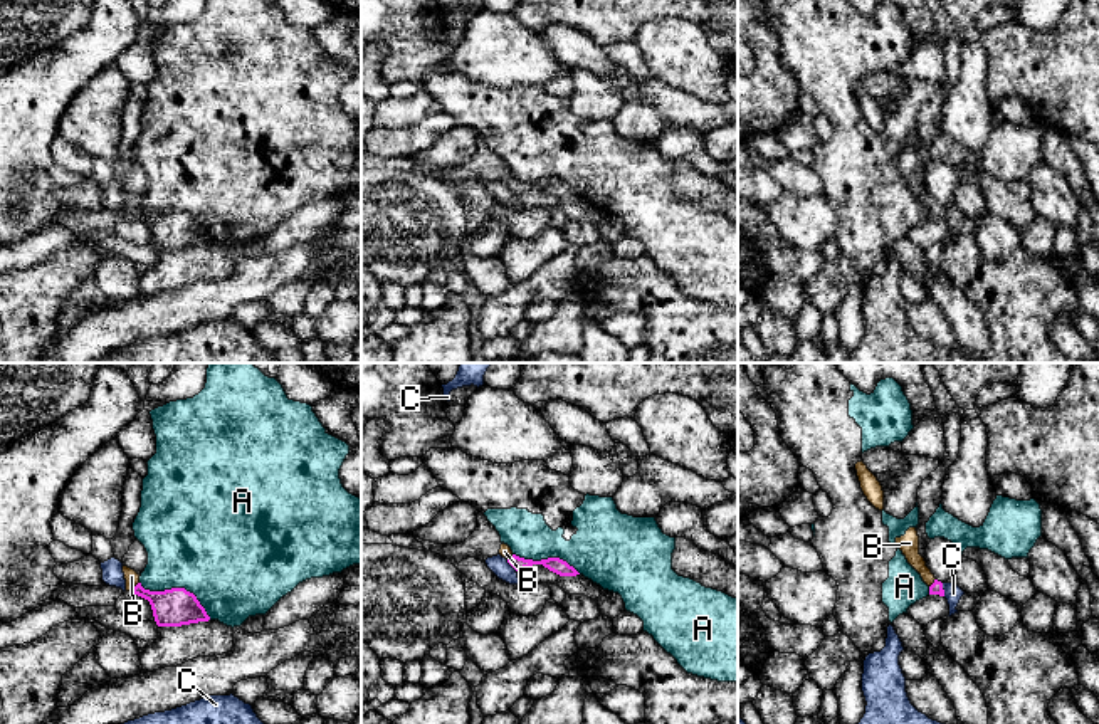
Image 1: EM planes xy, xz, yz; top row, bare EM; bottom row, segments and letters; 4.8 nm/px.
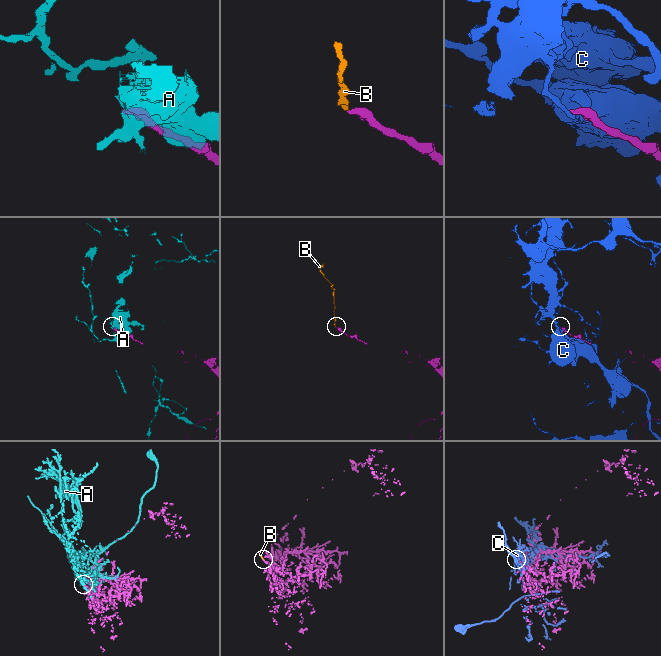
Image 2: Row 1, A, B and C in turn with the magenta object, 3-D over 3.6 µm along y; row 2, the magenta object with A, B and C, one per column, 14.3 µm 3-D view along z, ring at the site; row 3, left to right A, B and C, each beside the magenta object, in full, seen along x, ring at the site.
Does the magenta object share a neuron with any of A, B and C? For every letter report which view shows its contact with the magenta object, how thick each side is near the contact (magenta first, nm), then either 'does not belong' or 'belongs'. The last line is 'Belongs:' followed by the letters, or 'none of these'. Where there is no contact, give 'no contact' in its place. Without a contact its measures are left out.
A: contact in xy; calibres 180 and 480 nm; does not belong
B: contact in xy; calibres 180 and 70 nm; belongs
C: contact in yz; calibres 60 and 90 nm; does not belong
Belongs: B

